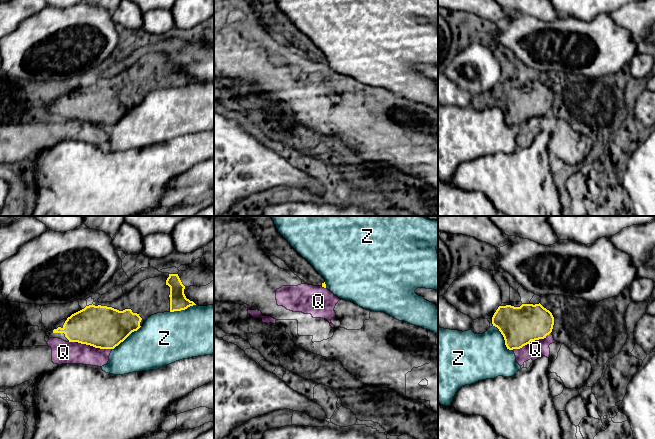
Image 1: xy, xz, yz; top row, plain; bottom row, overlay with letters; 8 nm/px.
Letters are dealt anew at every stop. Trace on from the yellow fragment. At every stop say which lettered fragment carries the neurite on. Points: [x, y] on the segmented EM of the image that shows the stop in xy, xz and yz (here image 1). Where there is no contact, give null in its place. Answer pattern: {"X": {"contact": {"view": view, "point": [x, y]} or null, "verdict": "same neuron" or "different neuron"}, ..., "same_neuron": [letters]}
{"Q": {"contact": {"view": "xy", "point": [90, 345]}, "verdict": "different neuron"}, "Z": {"contact": {"view": "yz", "point": [504, 338]}, "verdict": "different neuron"}, "same_neuron": []}

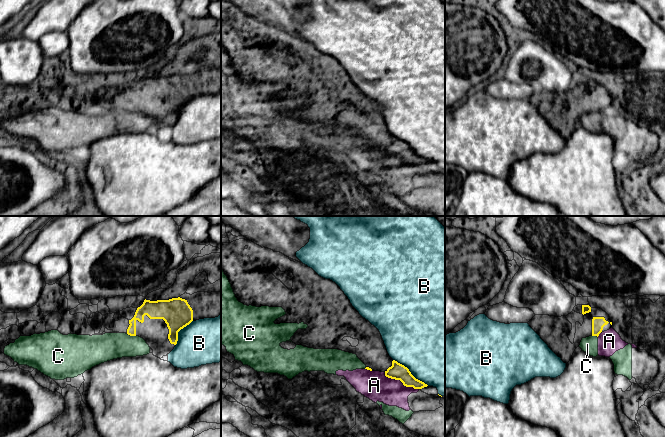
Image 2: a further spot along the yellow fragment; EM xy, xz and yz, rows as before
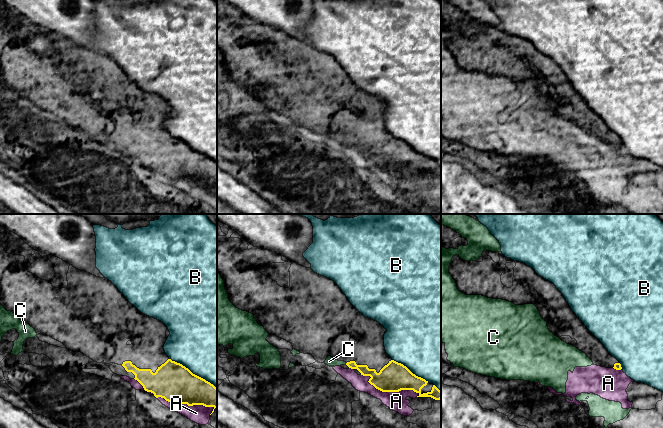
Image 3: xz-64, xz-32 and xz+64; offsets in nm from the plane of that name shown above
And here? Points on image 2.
{"A": {"contact": {"view": "xz", "point": [400, 380]}, "verdict": "different neuron"}, "B": {"contact": {"view": "xz", "point": [410, 372]}, "verdict": "different neuron"}, "C": {"contact": {"view": "xy", "point": [131, 335]}, "verdict": "different neuron"}, "same_neuron": []}

